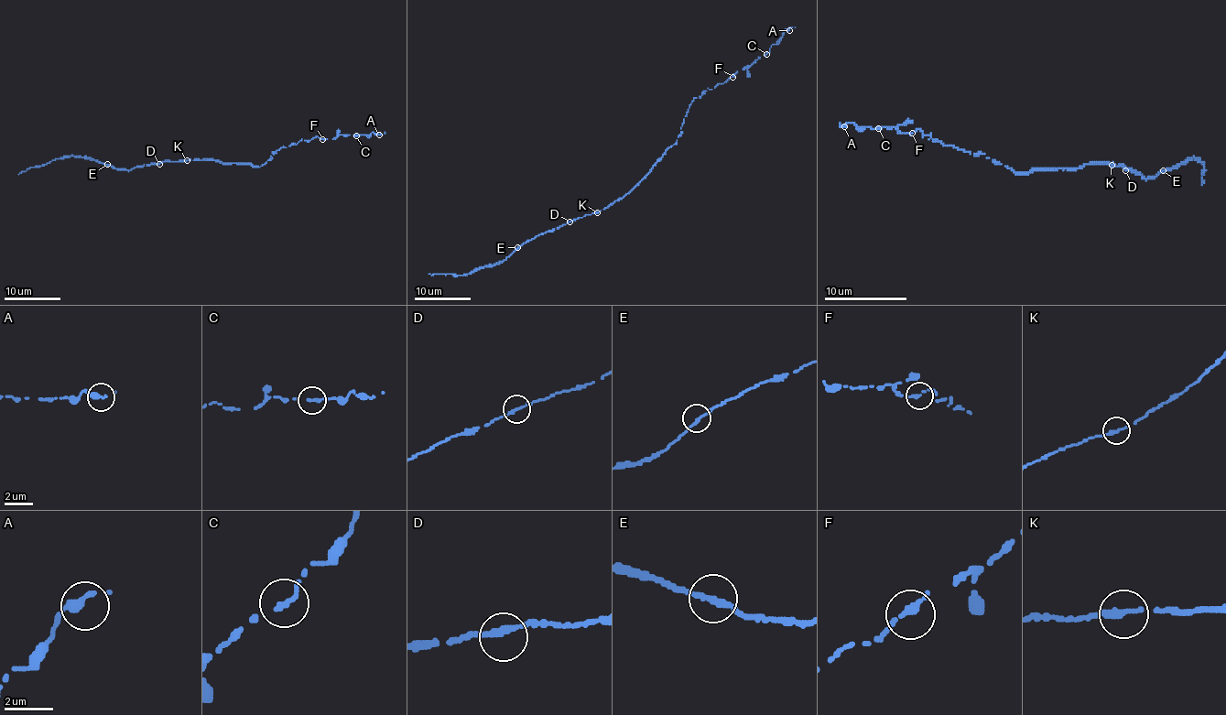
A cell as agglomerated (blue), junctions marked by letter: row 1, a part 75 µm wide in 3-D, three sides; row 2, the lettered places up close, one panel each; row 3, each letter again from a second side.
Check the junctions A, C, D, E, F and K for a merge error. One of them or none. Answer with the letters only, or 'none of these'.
none of these

